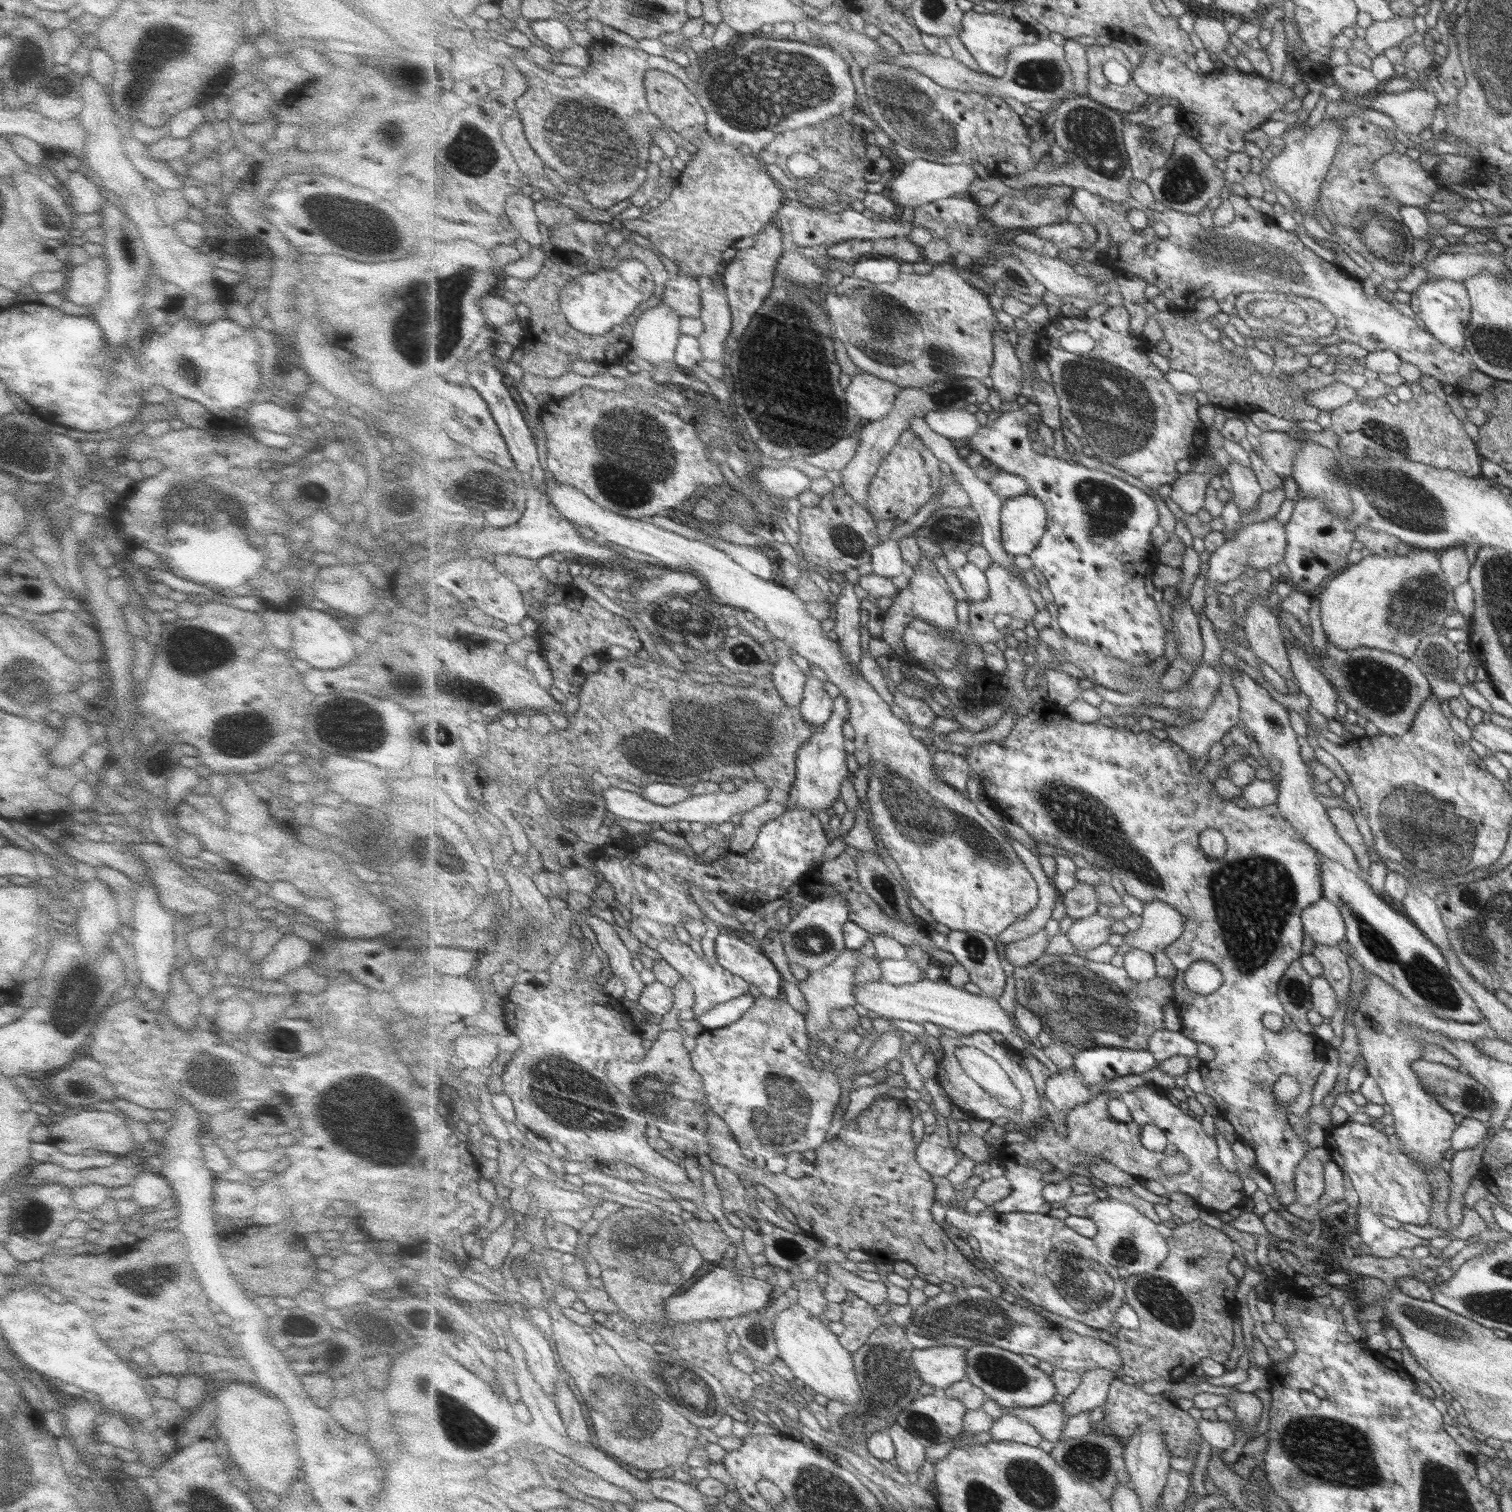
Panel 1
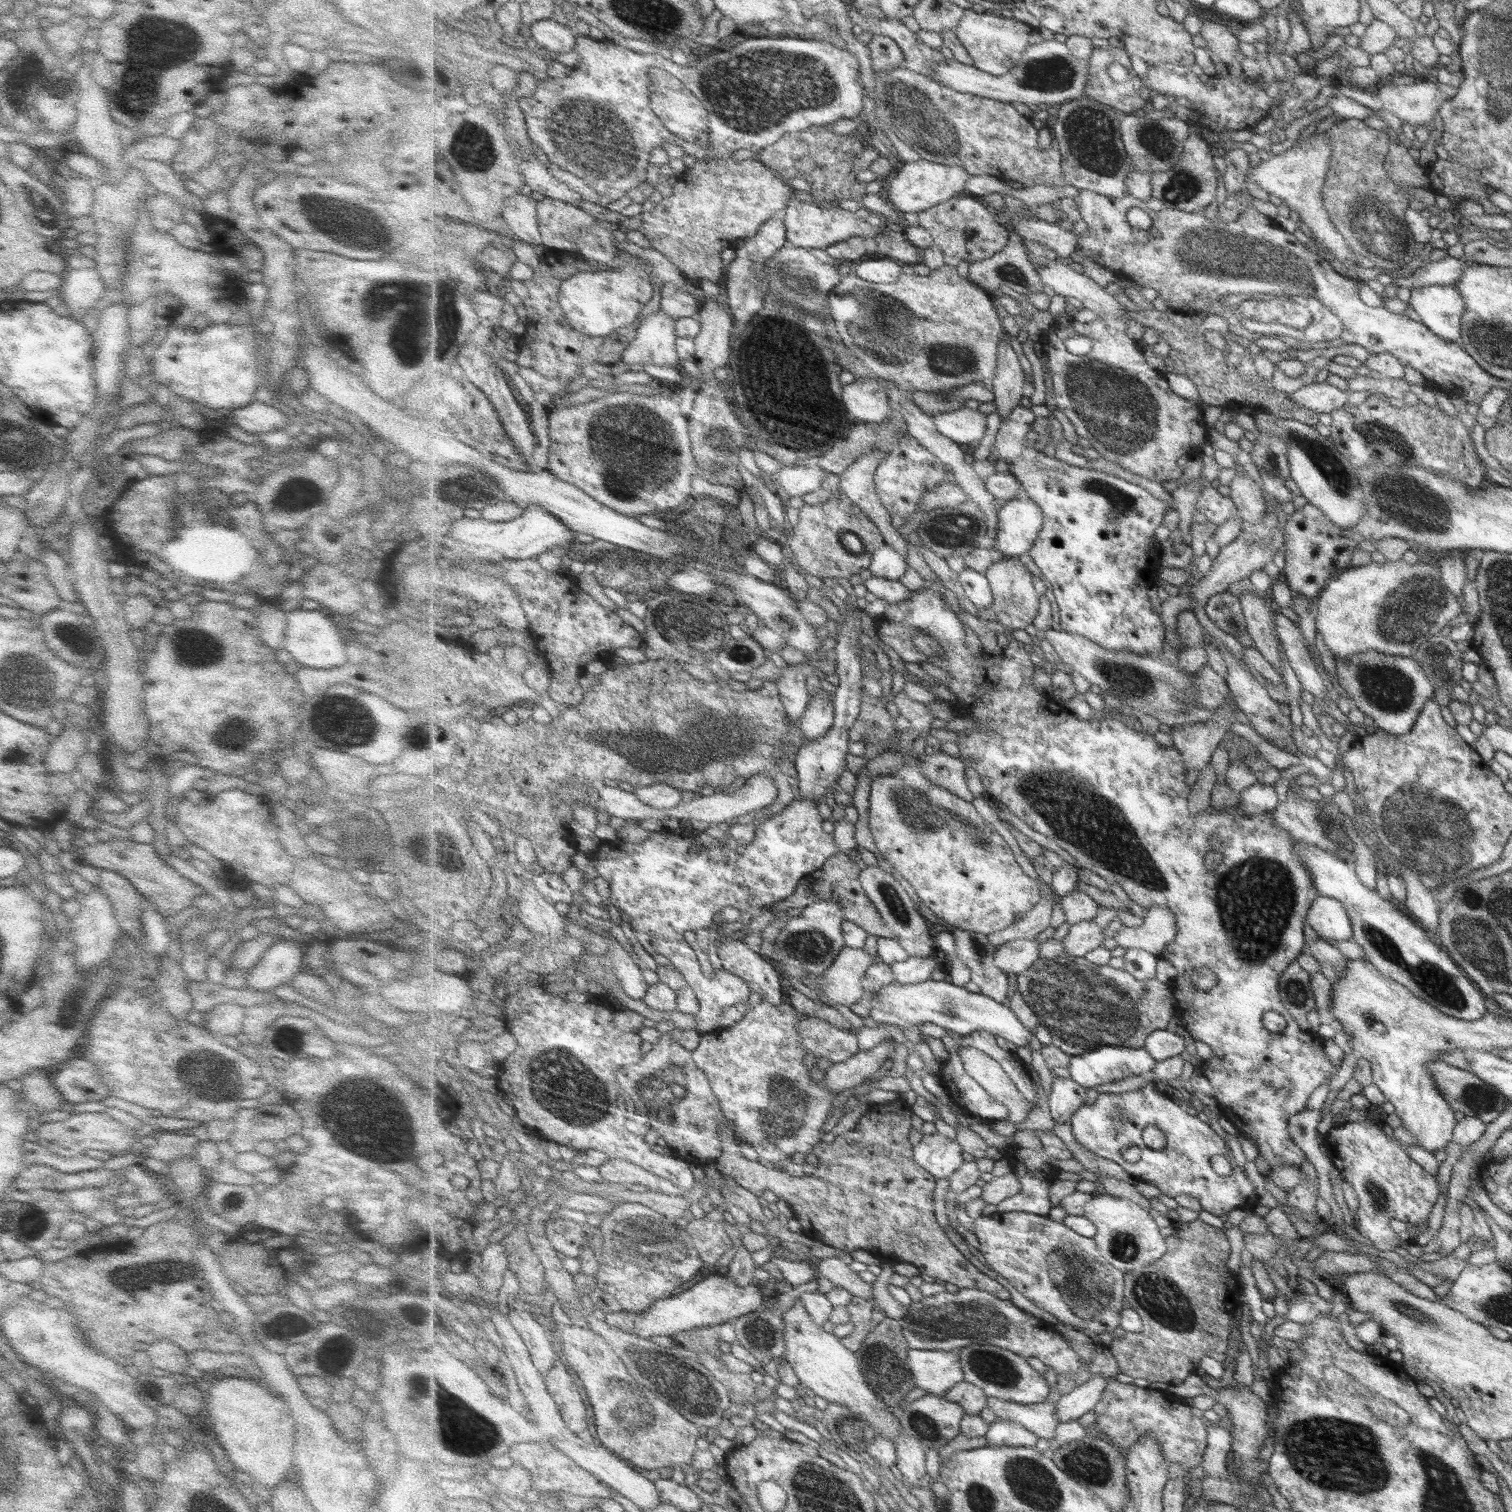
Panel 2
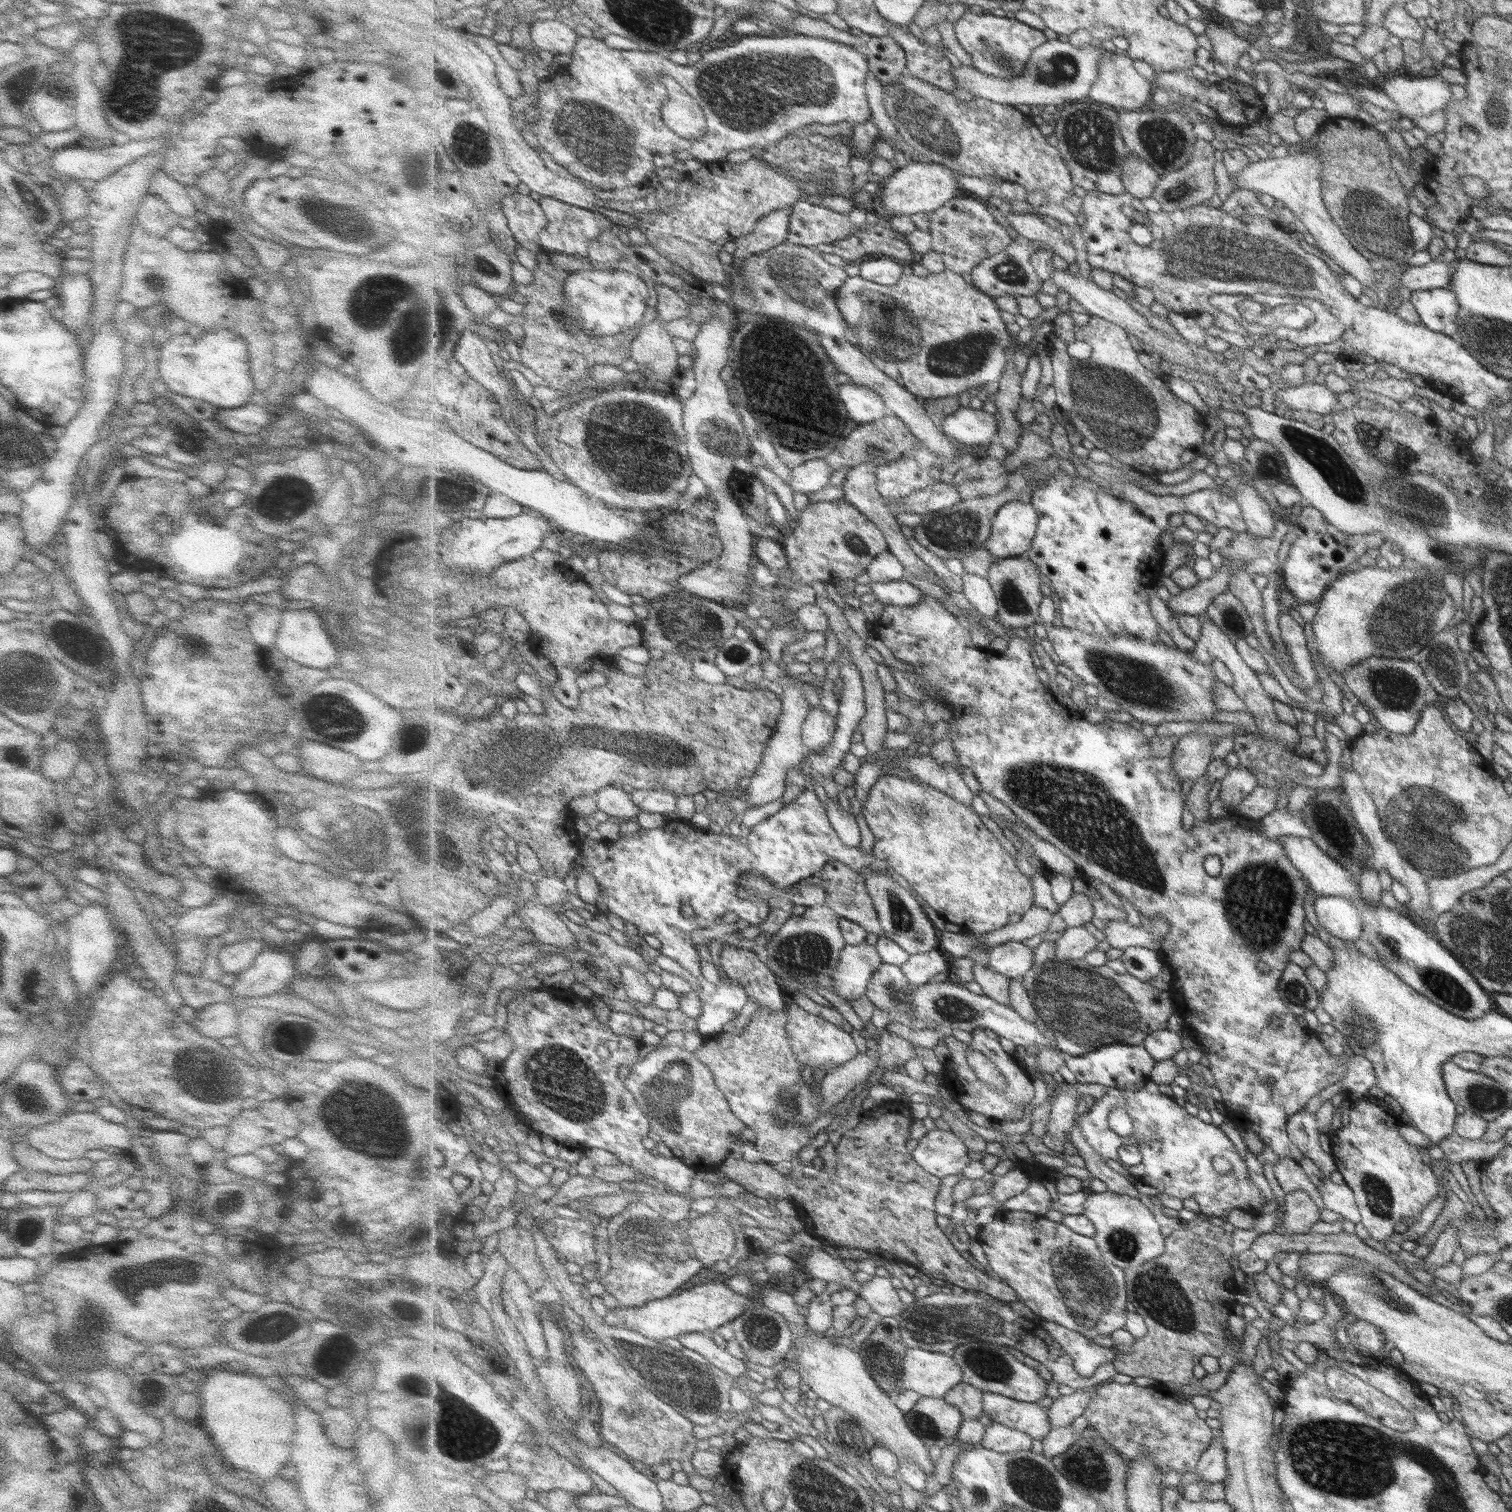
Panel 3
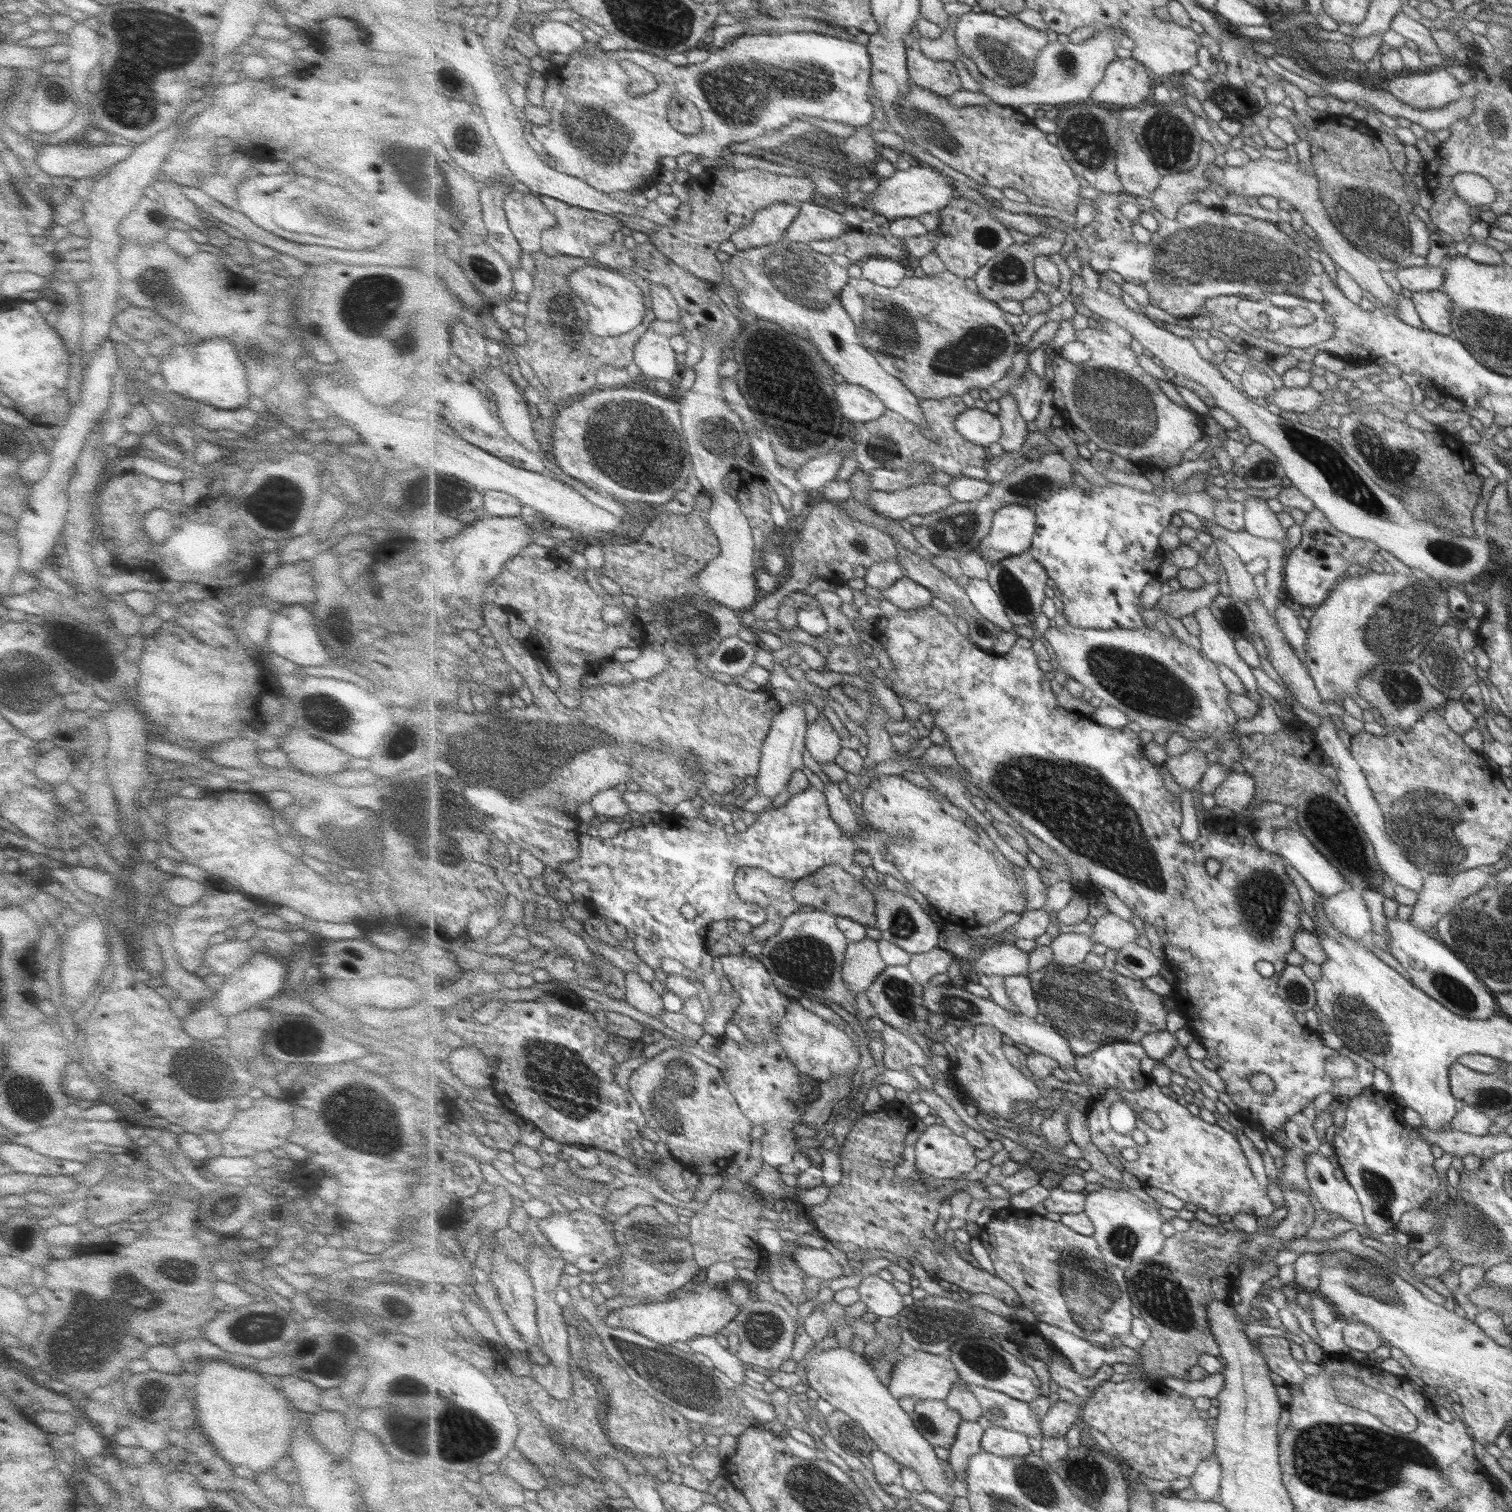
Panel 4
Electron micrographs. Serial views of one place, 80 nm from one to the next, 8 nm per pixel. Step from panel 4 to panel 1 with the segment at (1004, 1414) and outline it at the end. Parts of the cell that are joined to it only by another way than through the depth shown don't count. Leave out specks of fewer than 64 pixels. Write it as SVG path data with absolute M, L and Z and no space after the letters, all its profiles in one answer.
M1055 1401L1033 1408L1013 1407L1008 1409L1002 1407L1002 1410L1004 1414L1013 1414L1018 1416L1021 1421L1029 1423L1041 1433L1043 1438L1053 1444L1062 1439L1063 1430L1065 1430L1067 1420L1069 1420L1063 1403L1057 1404Z

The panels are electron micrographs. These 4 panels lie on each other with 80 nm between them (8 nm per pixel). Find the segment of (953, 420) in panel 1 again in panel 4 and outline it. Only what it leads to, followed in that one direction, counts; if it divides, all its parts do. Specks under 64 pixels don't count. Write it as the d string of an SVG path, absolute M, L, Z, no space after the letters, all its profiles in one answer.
M971 408L963 411L956 419L957 430L979 446L999 443L1002 437L1002 422L997 414L986 409Z

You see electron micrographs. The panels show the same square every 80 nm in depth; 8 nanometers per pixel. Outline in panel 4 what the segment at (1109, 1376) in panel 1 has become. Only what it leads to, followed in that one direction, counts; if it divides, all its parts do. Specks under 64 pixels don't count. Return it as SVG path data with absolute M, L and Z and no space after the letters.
M1059 1398L1058 1403L1055 1403L1042 1418L1043 1437L1065 1437L1073 1423L1081 1418L1084 1402L1085 1400L1080 1399L1080 1402L1071 1404Z

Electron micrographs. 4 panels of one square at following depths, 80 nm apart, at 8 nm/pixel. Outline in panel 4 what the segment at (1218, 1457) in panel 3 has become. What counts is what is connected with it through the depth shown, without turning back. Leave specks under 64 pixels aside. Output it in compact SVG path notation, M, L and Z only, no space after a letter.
M1216 1453L1206 1458L1197 1467L1195 1474L1190 1477L1190 1484L1199 1499L1222 1502L1221 1484L1222 1468L1220 1467Z

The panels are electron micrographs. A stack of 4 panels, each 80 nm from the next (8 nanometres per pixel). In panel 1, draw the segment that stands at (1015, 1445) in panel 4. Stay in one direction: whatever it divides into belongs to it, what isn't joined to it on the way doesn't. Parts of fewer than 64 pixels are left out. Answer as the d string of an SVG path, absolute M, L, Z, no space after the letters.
M1002 1414L991 1428L991 1437L995 1442L1019 1442L1029 1446L1039 1446L1043 1436L1035 1427L1021 1421L1013 1414Z

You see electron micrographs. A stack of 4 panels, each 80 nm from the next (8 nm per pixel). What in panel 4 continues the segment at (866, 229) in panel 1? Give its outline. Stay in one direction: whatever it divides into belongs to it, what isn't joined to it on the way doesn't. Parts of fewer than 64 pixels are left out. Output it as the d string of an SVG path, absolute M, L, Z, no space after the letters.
M810 201L800 204L800 207L801 213L792 226L789 226L784 240L805 244L813 240L835 240L852 229L841 214L826 208L824 204L818 205Z

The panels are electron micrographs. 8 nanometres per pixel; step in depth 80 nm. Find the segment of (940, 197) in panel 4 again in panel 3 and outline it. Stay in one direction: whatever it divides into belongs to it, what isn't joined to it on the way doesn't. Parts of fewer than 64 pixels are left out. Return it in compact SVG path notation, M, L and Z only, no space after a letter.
M919 160L909 161L906 167L897 169L896 174L884 184L876 198L889 217L933 213L949 203L962 189L959 176L961 175L944 165Z

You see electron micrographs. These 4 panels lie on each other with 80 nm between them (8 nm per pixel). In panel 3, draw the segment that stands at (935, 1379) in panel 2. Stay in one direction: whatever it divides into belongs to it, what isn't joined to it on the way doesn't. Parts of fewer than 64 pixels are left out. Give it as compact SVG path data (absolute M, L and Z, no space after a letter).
M908 1348L897 1392L914 1390L921 1397L945 1398L949 1390L962 1382L963 1376L952 1355Z

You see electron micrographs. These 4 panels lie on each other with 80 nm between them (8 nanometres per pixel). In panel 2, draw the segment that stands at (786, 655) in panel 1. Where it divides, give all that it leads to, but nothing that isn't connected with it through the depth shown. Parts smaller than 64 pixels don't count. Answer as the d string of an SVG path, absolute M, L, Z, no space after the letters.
M787 665L780 670L781 674L777 681L781 702L793 725L800 724L809 707L810 696L807 682L805 682L807 669L801 666Z

